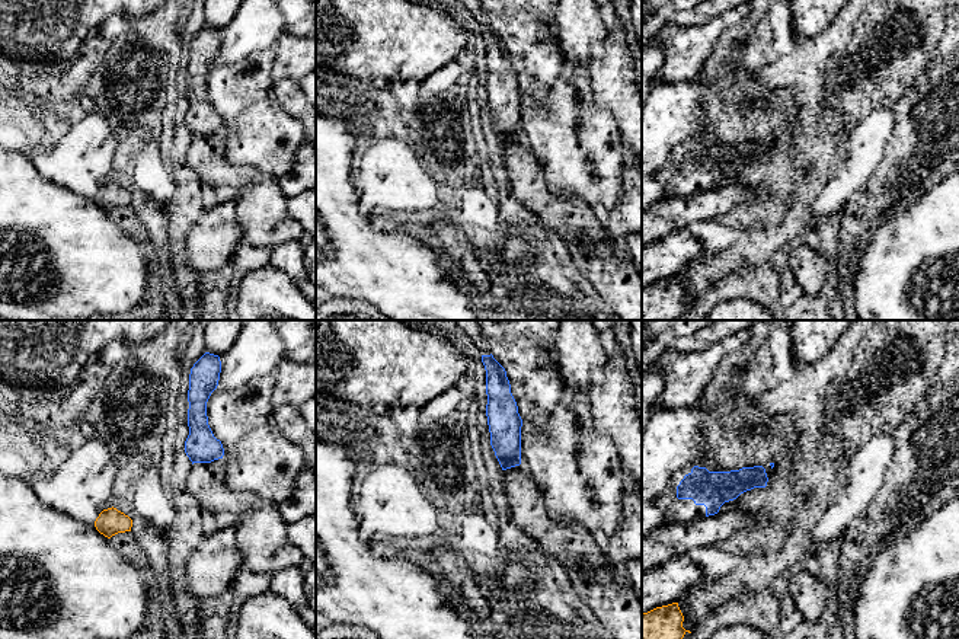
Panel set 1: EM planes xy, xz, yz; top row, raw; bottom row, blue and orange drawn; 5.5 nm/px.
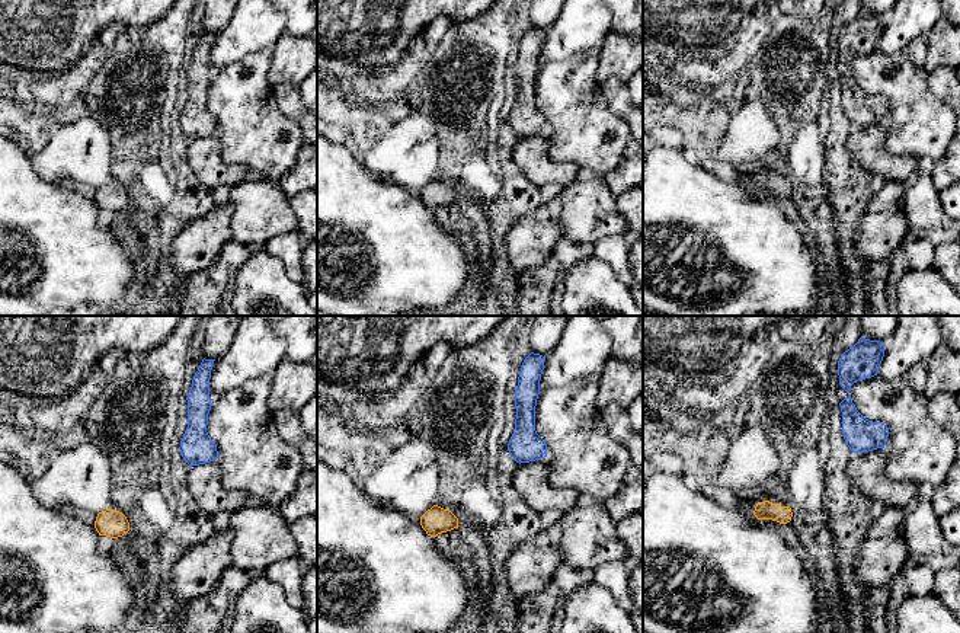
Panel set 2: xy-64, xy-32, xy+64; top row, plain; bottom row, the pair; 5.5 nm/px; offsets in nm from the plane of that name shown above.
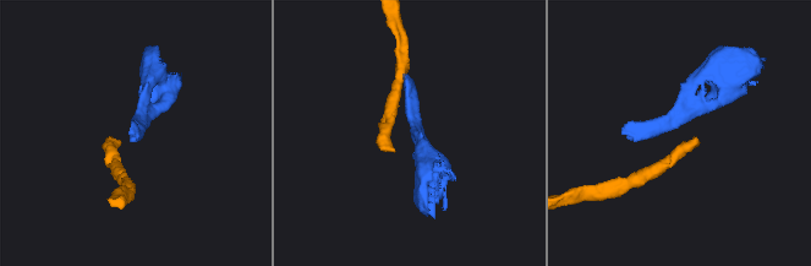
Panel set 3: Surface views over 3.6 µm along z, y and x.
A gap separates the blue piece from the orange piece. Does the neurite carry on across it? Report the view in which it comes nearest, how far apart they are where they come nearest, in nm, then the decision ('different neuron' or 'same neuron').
xy | 460 nm | different neuron

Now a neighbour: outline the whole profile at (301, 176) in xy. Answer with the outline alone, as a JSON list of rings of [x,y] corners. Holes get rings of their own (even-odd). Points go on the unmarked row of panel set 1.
[[[304,141],[295,153],[290,172],[276,182],[287,198],[316,188],[316,146]]]

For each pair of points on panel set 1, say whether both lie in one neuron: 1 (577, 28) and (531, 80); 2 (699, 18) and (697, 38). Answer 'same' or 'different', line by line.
1: different
2: different

